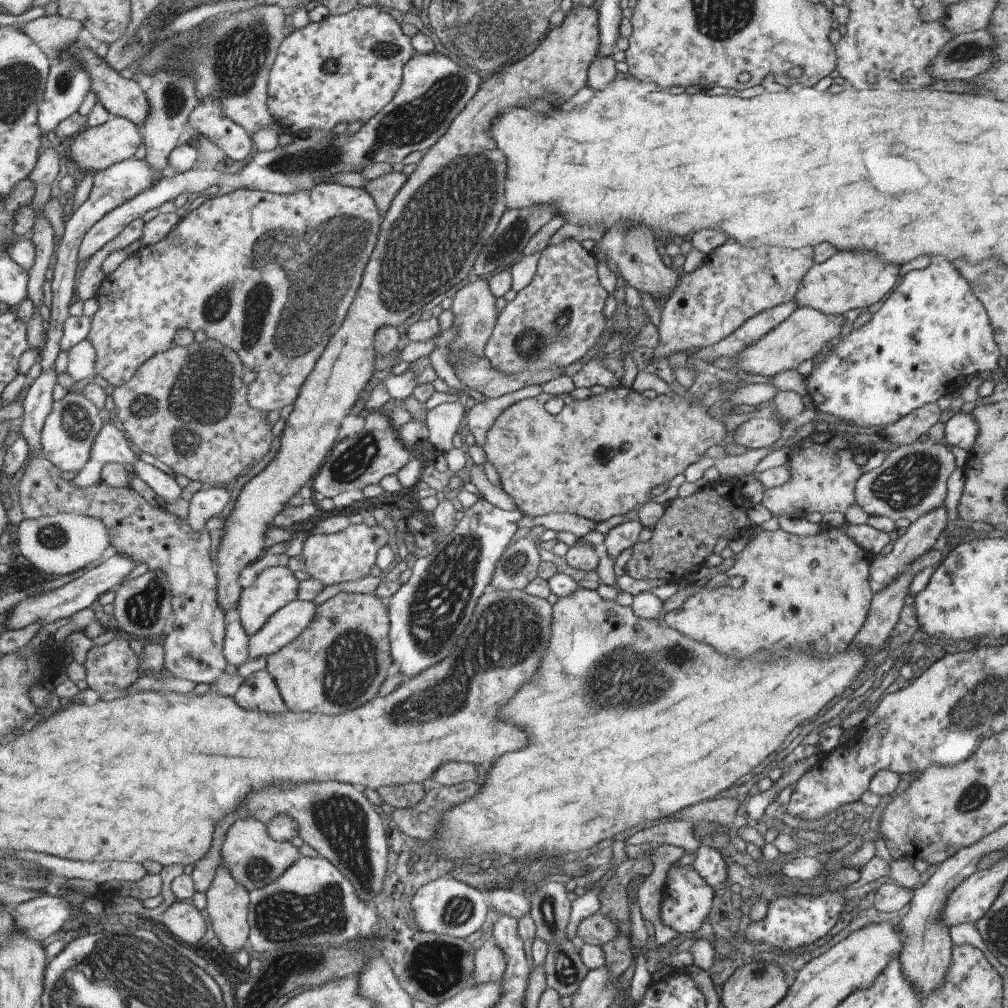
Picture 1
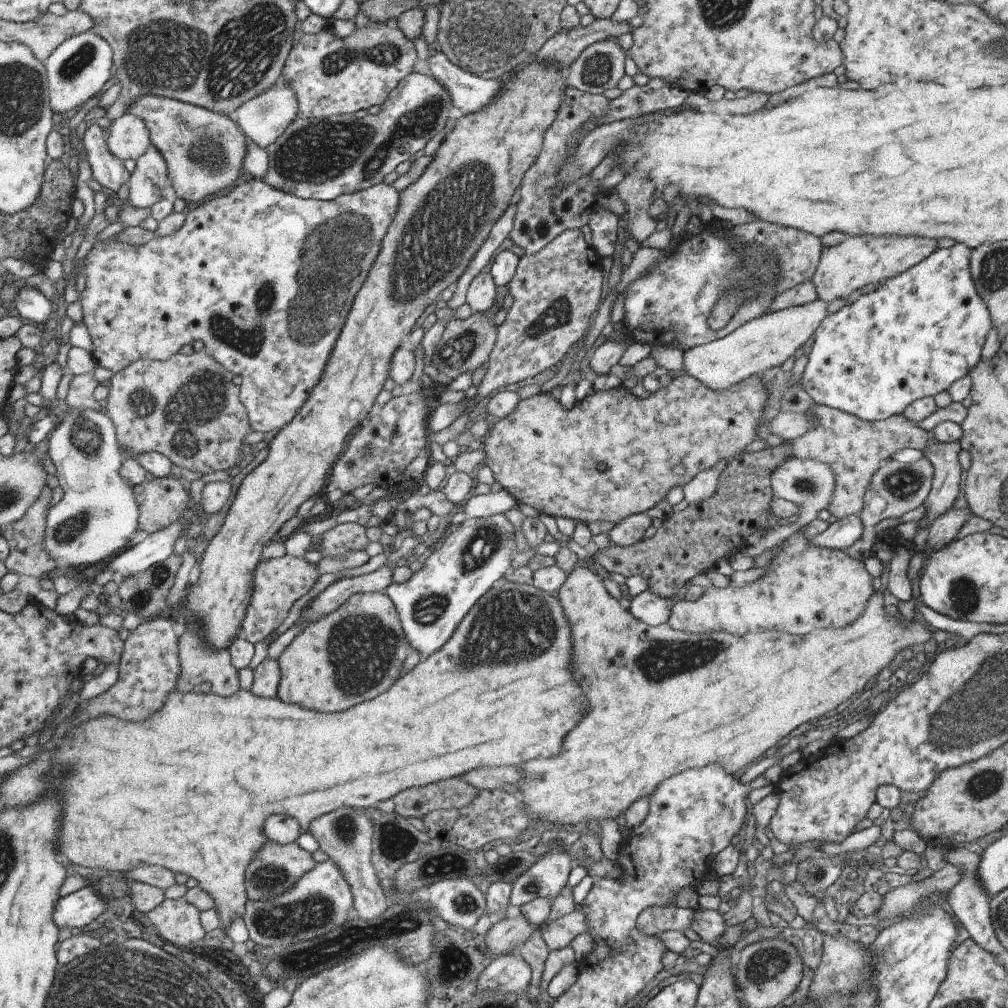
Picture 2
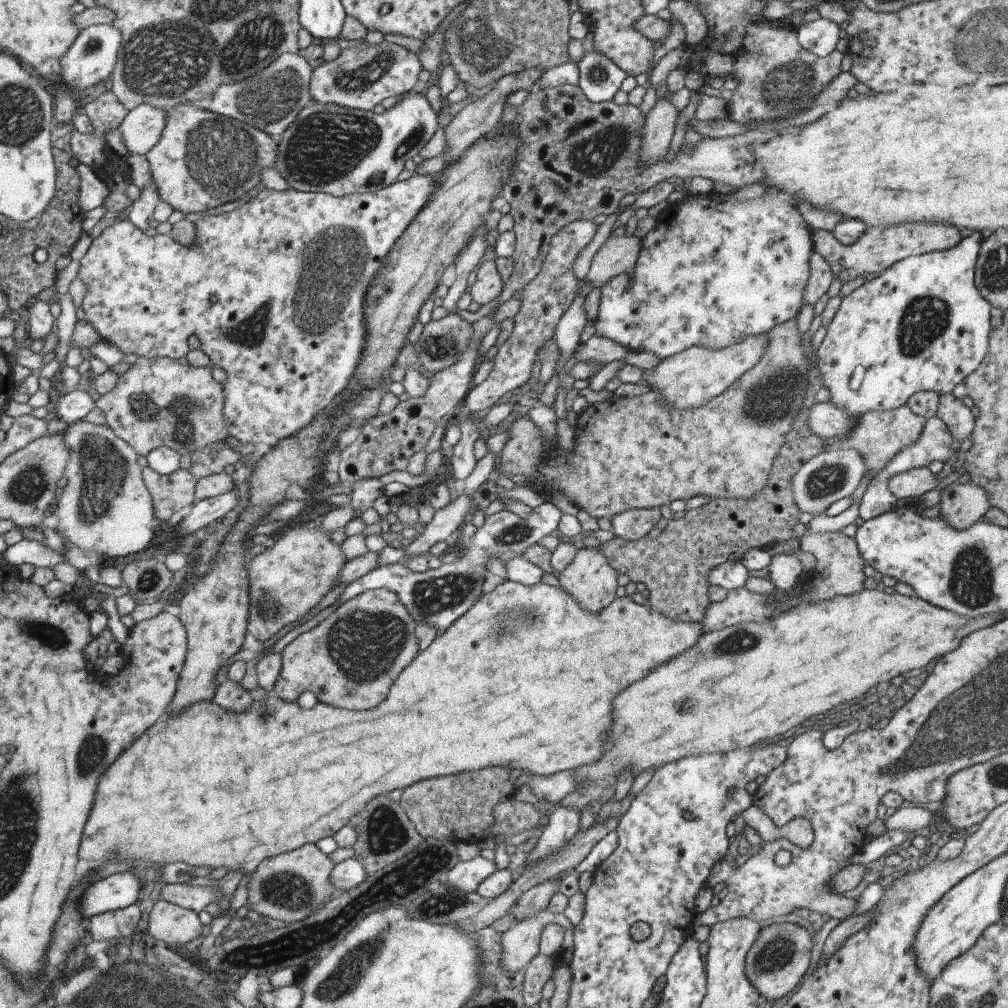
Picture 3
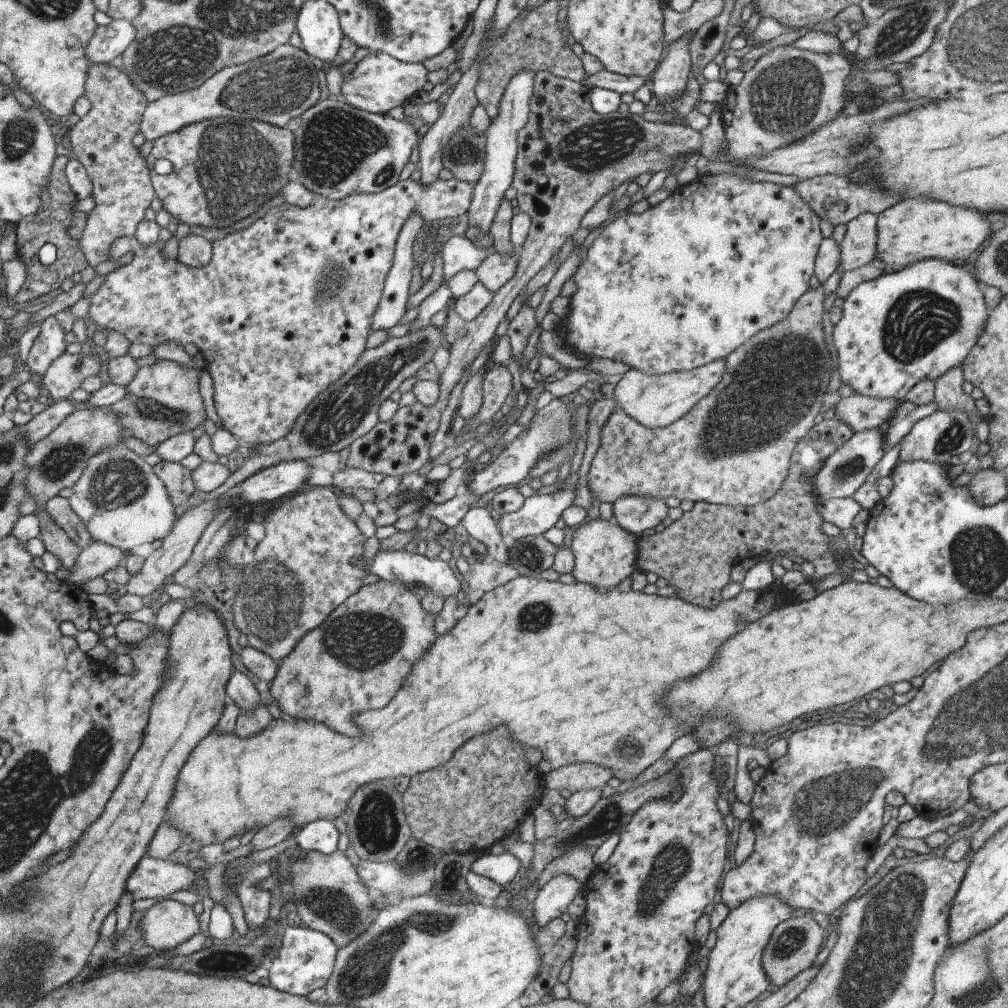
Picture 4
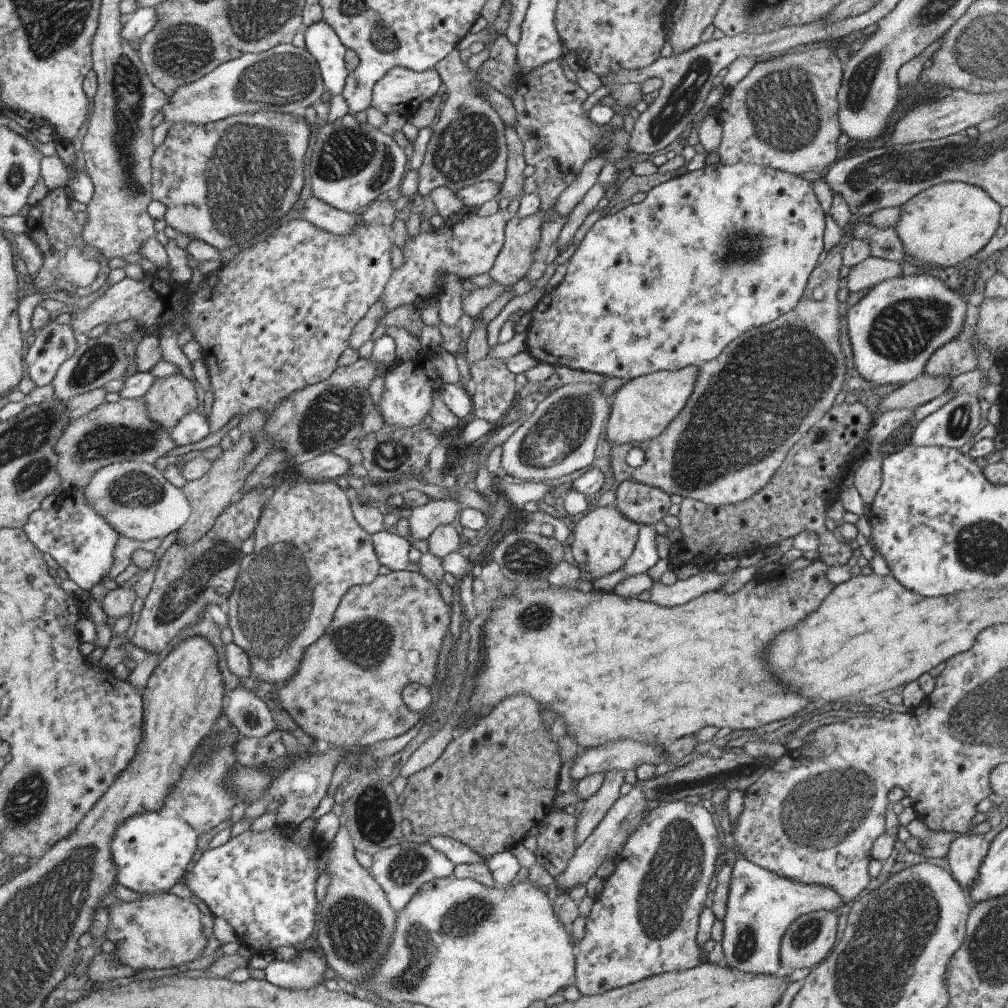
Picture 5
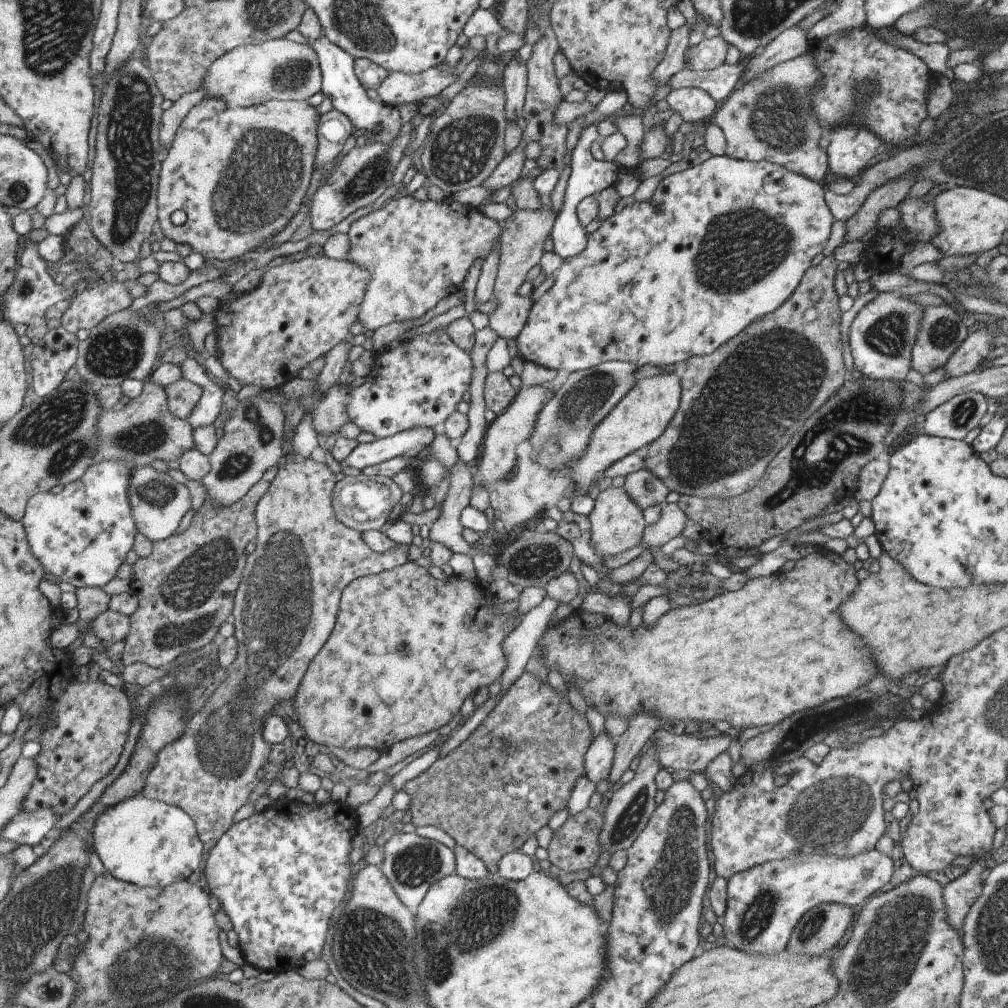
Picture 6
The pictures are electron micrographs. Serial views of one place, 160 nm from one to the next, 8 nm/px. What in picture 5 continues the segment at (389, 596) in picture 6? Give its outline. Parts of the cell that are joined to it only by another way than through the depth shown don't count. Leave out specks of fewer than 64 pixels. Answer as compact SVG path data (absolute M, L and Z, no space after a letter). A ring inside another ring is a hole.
M391 571L385 575L377 575L369 584L352 586L341 597L324 633L313 644L310 644L307 650L303 651L295 672L284 683L274 687L281 708L287 712L293 719L293 722L306 735L325 747L329 744L333 744L337 748L369 746L375 744L376 741L391 740L391 738L407 732L409 728L416 724L419 714L407 710L407 706L401 700L401 690L403 690L403 686L407 686L407 678L409 678L409 684L416 682L419 686L425 687L429 687L432 684L437 654L439 654L445 631L448 630L449 614L450 608L445 605L441 596L439 596L437 587L420 575L419 572Z

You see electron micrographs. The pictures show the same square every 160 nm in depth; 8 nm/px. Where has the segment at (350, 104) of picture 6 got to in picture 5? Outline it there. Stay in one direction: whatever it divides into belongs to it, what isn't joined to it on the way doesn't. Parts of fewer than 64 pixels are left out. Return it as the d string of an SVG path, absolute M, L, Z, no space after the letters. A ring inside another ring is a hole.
M322 18L301 29L304 48L315 59L325 90L333 95L342 91L347 69L344 63L346 48L335 31Z

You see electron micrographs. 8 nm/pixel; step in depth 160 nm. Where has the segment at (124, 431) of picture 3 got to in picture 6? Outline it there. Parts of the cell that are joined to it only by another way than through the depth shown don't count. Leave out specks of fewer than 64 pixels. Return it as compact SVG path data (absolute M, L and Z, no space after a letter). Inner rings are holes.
M184 379L170 383L164 388L167 396L167 410L179 419L187 419L193 406L201 397L201 388Z

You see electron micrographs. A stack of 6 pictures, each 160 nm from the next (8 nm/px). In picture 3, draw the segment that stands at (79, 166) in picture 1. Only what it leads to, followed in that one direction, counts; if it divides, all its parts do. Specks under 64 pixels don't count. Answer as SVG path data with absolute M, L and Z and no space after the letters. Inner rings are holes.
M141 104L127 111L119 130L123 144L131 155L145 155L161 138L165 126L166 108L153 108L149 104Z

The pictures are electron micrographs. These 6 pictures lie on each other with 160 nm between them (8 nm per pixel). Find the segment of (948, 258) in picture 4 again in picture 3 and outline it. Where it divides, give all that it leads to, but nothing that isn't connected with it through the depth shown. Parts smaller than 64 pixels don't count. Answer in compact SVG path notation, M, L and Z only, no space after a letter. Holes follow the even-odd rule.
M903 222L903 224L866 228L849 246L841 245L832 232L825 230L811 229L811 240L813 240L813 253L819 254L827 262L833 277L839 278L841 282L847 282L857 276L879 274L906 257L945 251L955 246L961 238L959 230L953 226L941 226L937 222Z

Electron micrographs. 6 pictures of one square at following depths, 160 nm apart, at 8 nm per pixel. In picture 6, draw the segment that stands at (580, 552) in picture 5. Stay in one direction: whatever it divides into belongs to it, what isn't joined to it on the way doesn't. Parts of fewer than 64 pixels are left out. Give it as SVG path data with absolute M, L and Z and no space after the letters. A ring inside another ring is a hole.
M610 486L601 491L594 499L593 508L587 516L590 524L590 546L603 557L615 556L633 547L639 547L644 529L641 512L642 510L630 500L622 487Z

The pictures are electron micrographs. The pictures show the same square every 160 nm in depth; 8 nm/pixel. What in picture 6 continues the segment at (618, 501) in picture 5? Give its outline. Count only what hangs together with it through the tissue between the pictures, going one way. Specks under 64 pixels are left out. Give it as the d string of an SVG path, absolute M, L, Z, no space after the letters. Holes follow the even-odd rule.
M641 468L624 476L622 489L642 511L649 506L664 505L670 491L654 474Z

